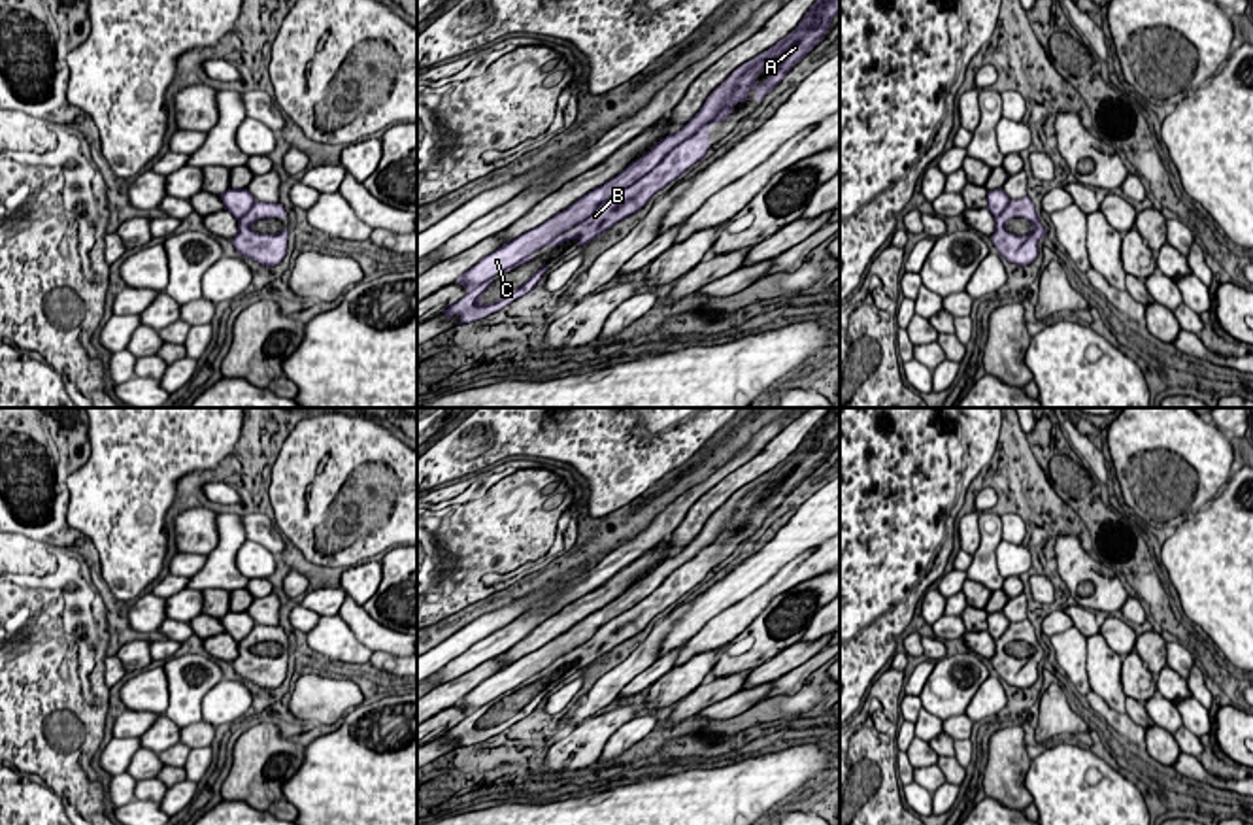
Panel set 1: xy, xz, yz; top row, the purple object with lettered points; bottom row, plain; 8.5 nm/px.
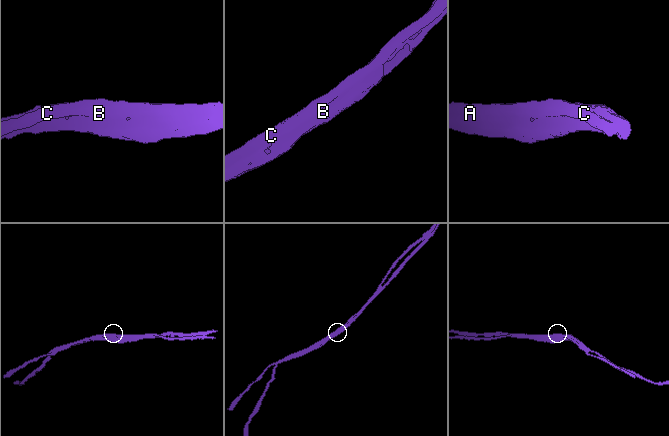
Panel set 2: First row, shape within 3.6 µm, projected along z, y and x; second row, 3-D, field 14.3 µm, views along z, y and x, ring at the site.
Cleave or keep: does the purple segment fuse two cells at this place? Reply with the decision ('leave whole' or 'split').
split

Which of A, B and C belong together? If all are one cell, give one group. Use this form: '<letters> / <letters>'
A B / C

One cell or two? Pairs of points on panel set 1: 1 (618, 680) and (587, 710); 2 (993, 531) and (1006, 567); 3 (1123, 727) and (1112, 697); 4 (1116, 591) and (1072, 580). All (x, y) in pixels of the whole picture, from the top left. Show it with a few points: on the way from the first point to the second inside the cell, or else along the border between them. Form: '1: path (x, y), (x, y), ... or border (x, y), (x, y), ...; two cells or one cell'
1: path (610, 688), (595, 703); one cell
2: border (1002, 540), (997, 548), (997, 571), (1004, 578); two cells
3: border (1091, 690), (1112, 708), (1125, 714); two cells
4: path (1104, 582), (1097, 576), (1084, 576); one cell

